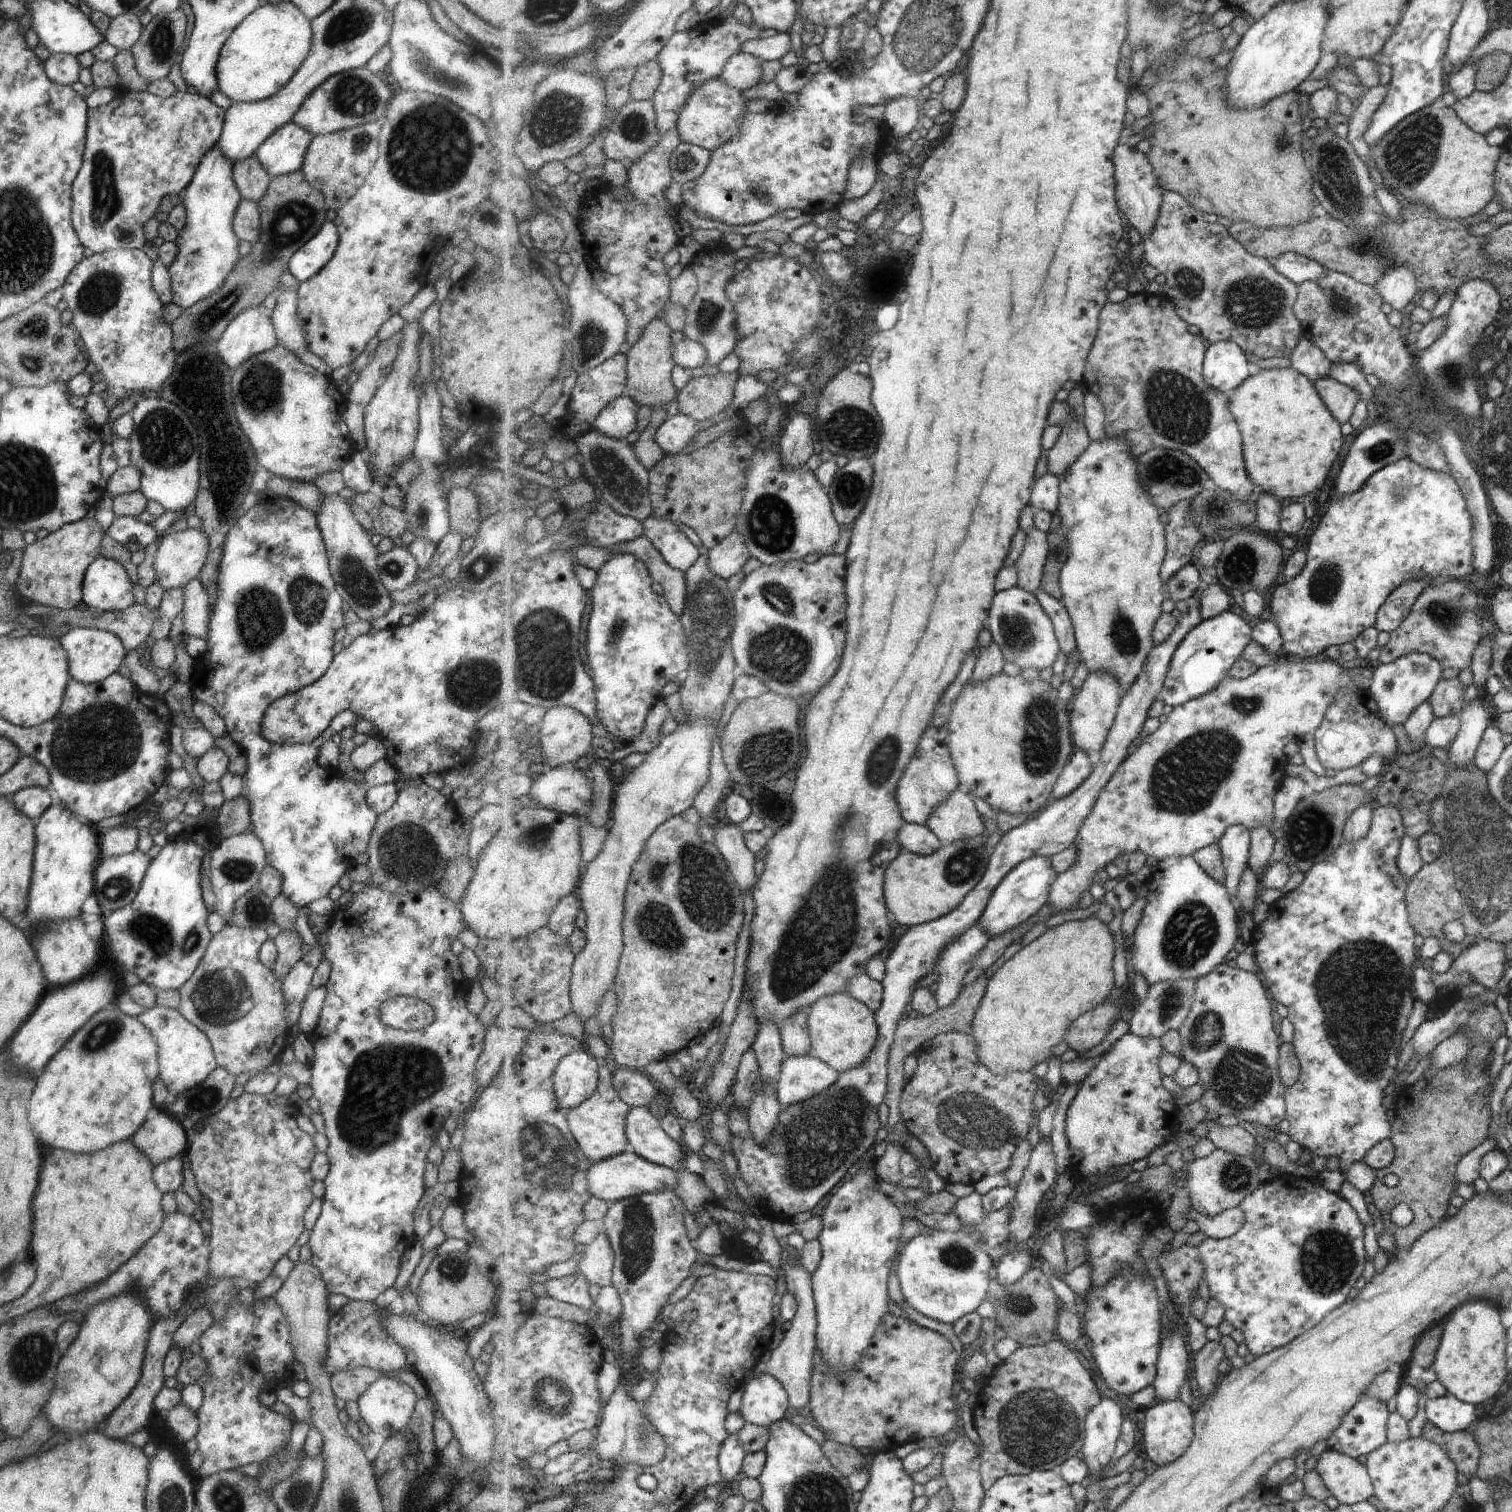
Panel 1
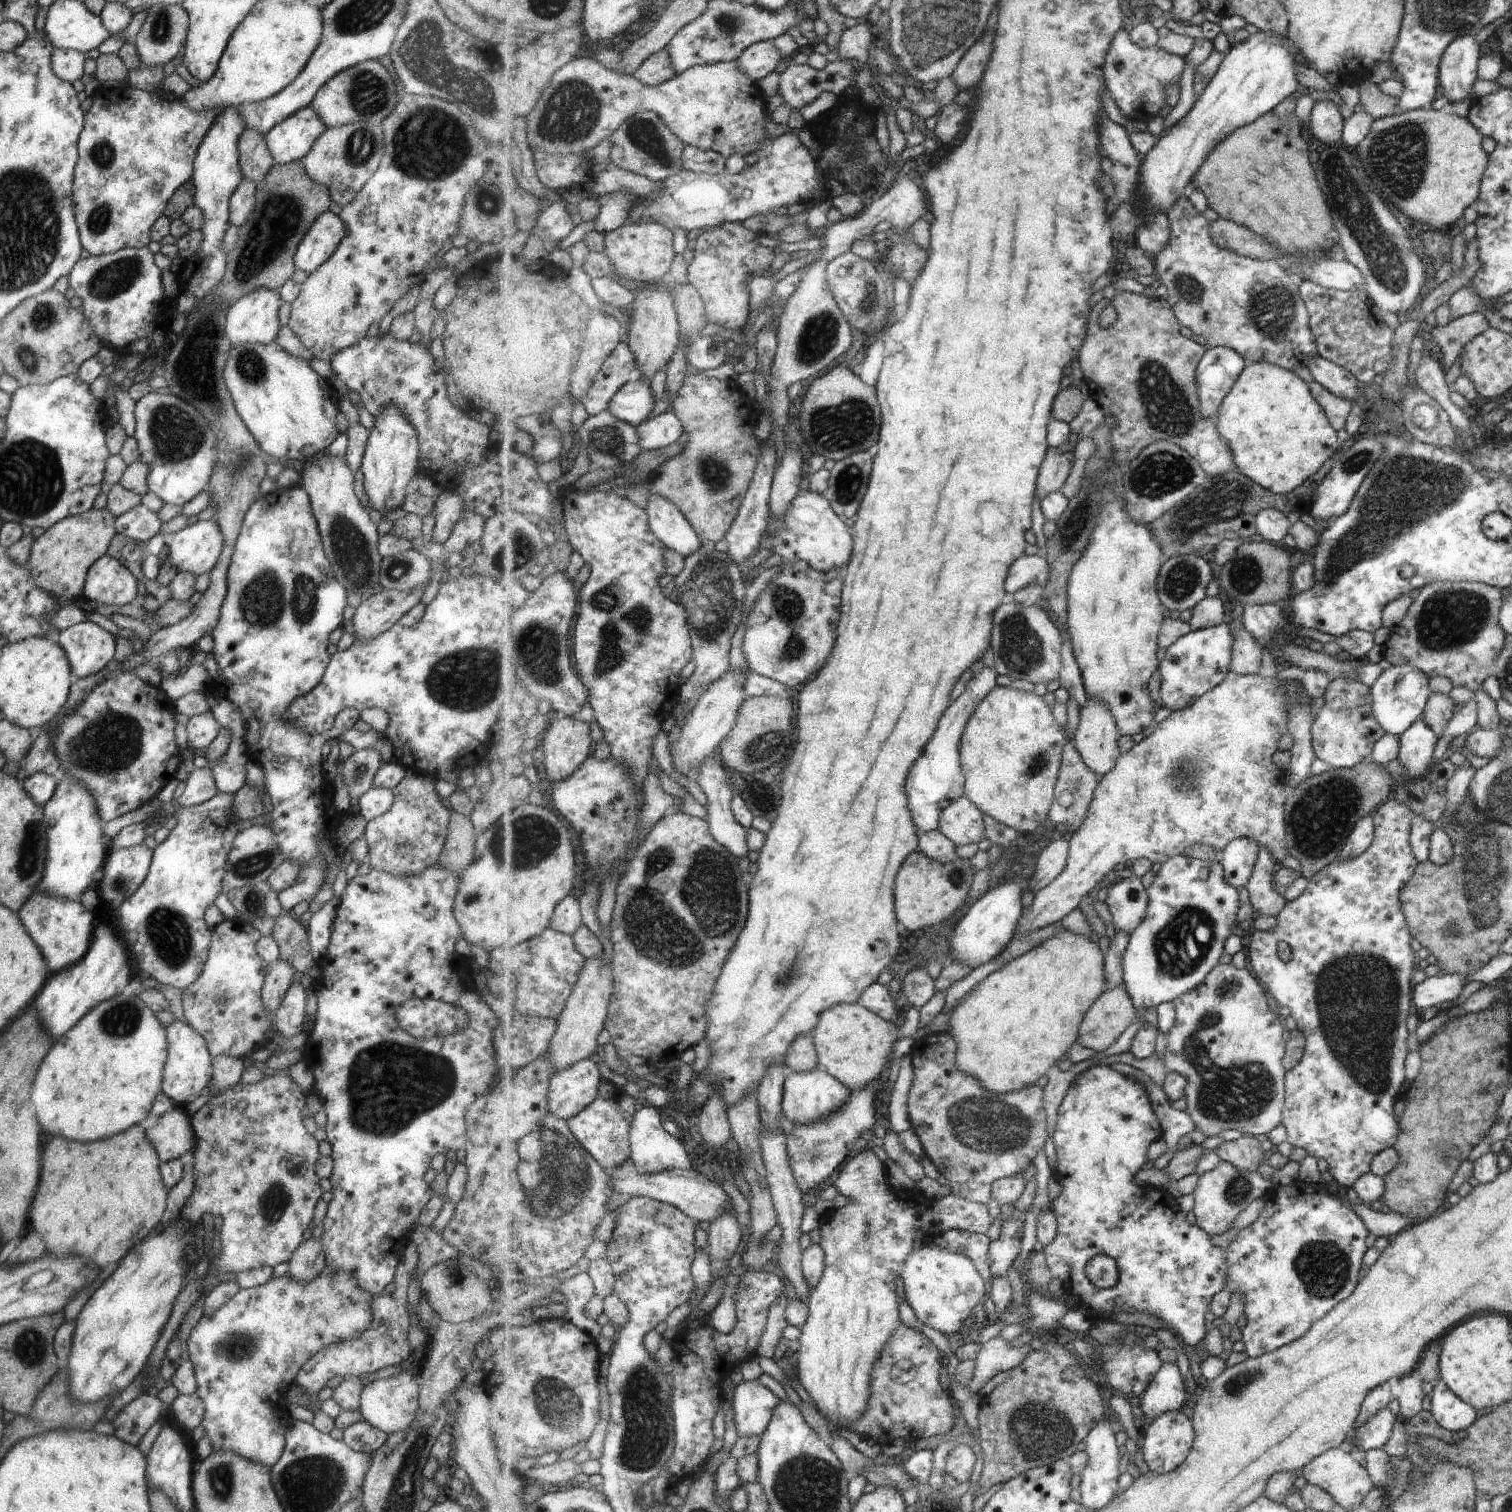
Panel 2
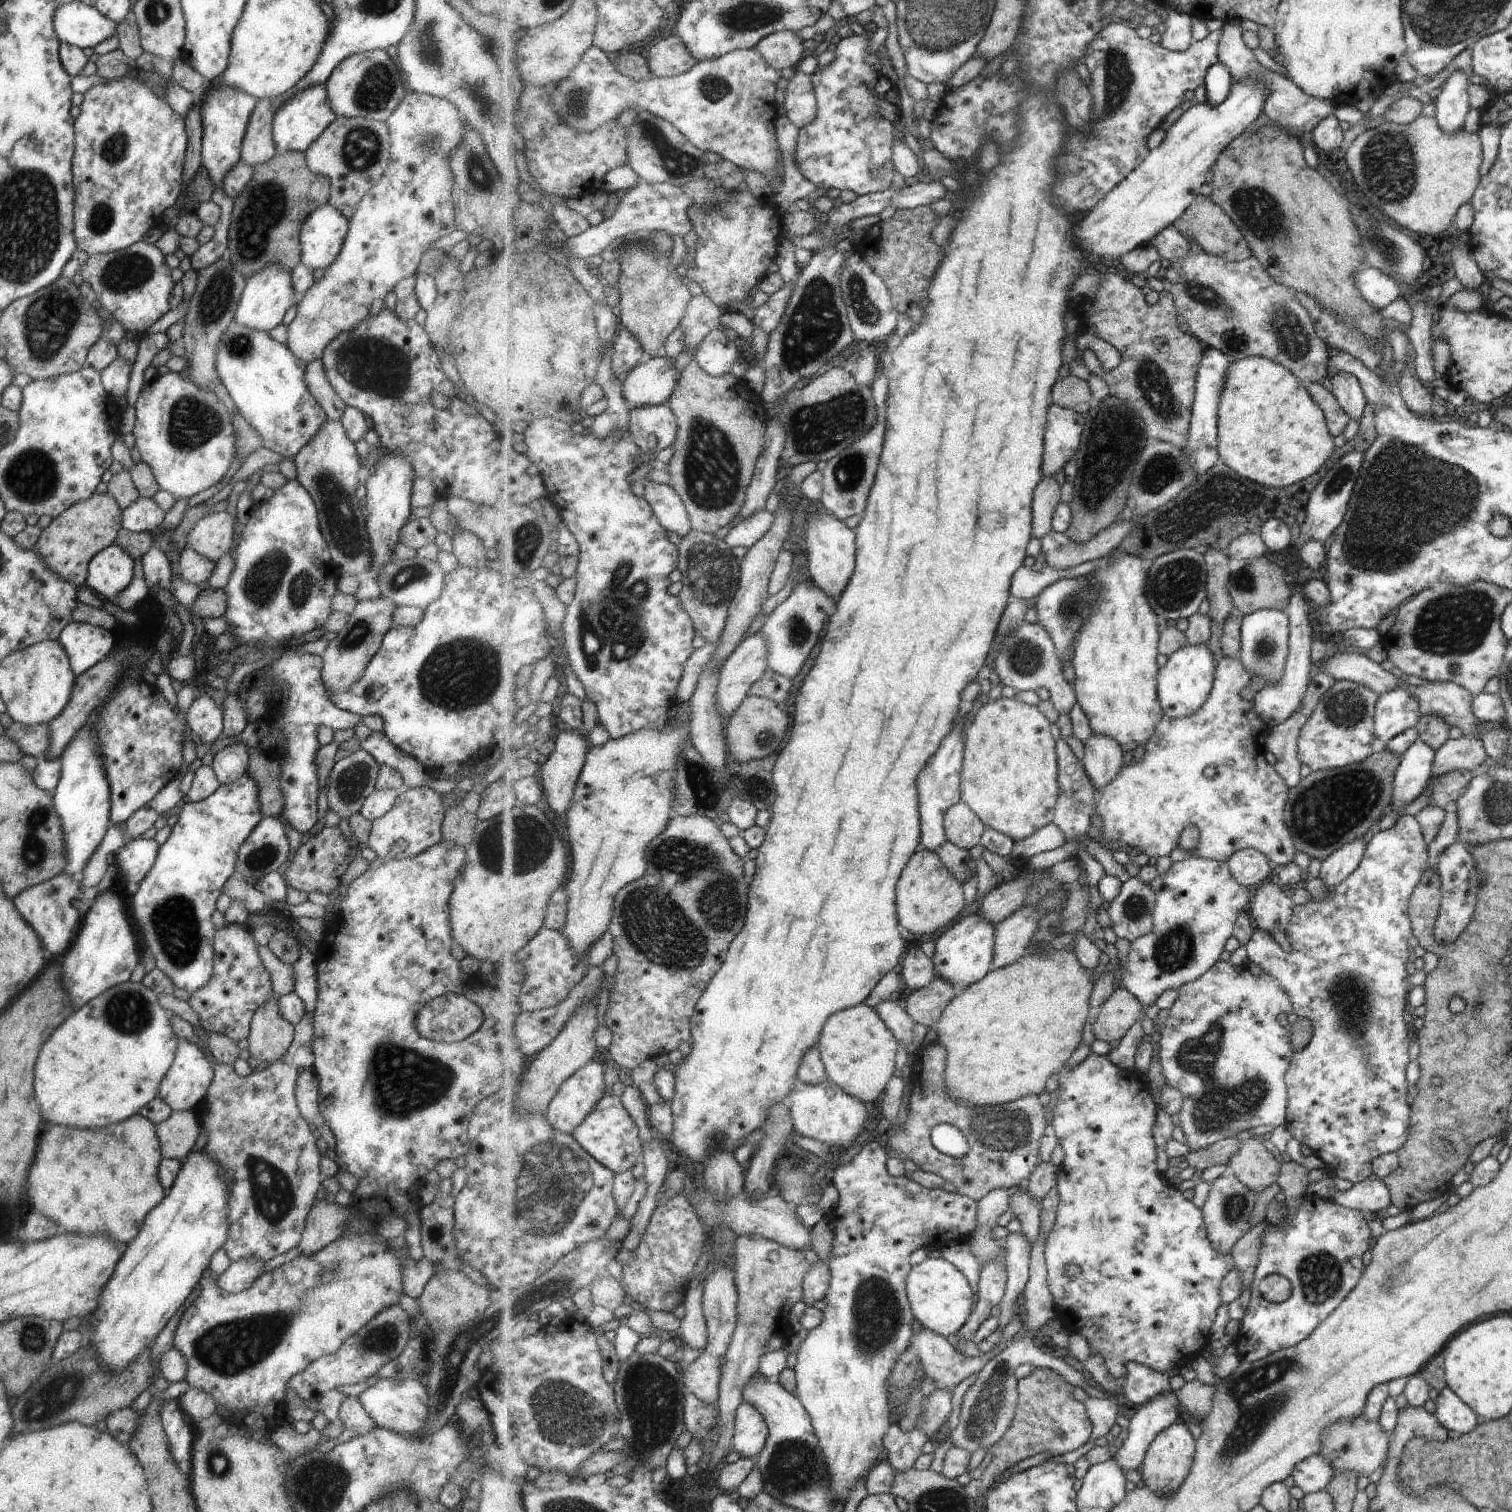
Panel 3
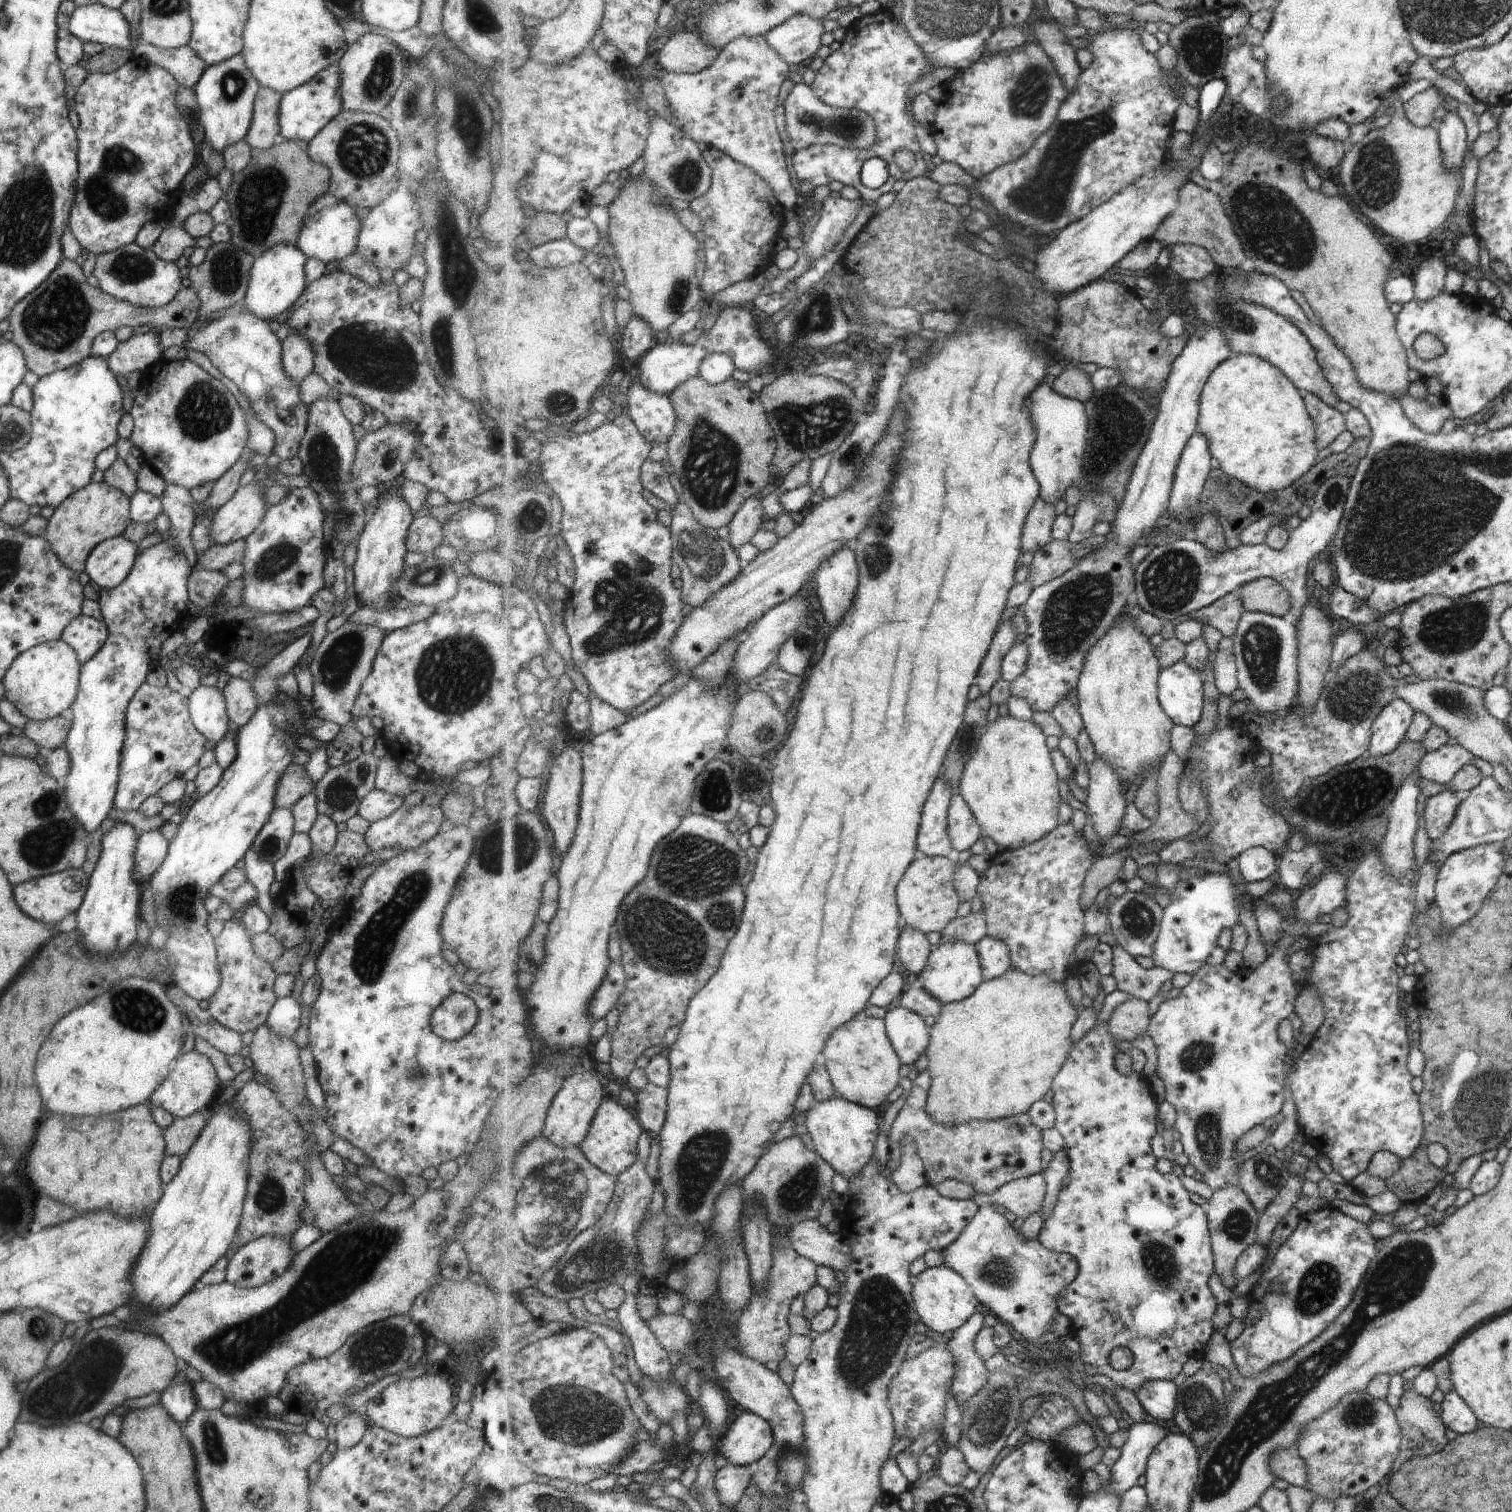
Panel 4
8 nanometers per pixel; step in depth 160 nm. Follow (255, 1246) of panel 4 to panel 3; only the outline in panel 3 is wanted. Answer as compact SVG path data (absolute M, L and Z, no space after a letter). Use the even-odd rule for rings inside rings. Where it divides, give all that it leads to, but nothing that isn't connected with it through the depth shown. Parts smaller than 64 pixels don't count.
M253 1257L235 1259L218 1275L216 1285L223 1293L231 1294L245 1290L263 1274L263 1268L263 1259Z

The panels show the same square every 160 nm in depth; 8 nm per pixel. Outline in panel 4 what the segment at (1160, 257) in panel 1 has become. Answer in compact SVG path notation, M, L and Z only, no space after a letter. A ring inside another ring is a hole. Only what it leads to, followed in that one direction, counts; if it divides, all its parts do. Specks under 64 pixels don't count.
M1220 267L1217 272L1209 274L1202 281L1188 282L1186 290L1188 301L1195 308L1197 317L1207 326L1221 328L1229 340L1229 348L1236 355L1256 355L1267 360L1292 380L1293 387L1316 395L1321 402L1335 409L1340 400L1331 384L1324 378L1323 368L1316 360L1316 351L1313 350L1308 339L1293 326L1293 322L1261 304L1253 304L1243 298L1235 300L1221 288L1221 284L1227 282L1227 278L1239 276L1243 271L1242 267L1229 269Z

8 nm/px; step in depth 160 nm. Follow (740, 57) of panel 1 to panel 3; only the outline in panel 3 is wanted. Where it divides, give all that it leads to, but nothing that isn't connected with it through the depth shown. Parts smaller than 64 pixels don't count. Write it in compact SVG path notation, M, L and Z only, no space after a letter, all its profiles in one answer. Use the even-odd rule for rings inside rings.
M784 30L765 37L756 49L776 69L797 69L801 60L808 54L805 40L794 30Z

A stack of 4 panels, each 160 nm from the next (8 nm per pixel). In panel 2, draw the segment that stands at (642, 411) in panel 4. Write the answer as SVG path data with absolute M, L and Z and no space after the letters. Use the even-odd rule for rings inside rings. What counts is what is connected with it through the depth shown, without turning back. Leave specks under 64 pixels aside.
M672 410L655 415L636 426L640 445L650 451L676 443L683 436L683 431L685 432L684 423Z

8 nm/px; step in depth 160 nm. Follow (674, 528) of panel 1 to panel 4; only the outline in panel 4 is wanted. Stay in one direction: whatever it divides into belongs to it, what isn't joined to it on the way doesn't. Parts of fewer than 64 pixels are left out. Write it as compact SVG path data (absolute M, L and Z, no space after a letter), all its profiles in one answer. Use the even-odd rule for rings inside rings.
M648 458L642 468L642 483L644 488L659 498L665 506L671 506L671 512L682 502L669 480L669 472L661 466L661 462Z

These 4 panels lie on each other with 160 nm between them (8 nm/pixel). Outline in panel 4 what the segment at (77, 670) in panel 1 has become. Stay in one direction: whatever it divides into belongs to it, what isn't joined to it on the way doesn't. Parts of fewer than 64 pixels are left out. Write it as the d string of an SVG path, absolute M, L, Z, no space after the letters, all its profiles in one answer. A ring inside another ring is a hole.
M79 614L63 628L60 639L75 651L81 666L101 648L107 635L107 627L101 619Z

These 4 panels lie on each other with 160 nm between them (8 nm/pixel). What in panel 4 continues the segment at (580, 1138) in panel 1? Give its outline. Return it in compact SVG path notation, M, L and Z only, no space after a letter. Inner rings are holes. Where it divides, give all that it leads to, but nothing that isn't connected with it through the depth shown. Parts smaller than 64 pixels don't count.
M607 1098L597 1110L596 1118L589 1128L589 1134L585 1141L581 1142L580 1148L592 1164L601 1168L606 1174L617 1178L619 1174L624 1174L635 1162L638 1162L637 1140L644 1131L639 1120L635 1120L635 1116L627 1108L623 1108L613 1098Z

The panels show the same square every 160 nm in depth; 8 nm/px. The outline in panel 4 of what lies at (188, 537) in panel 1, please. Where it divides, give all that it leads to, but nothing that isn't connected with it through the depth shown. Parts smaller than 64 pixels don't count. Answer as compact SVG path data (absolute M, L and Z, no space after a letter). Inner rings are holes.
M255 481L239 486L231 498L218 506L209 525L209 536L214 544L244 539L251 533L268 508L261 490Z

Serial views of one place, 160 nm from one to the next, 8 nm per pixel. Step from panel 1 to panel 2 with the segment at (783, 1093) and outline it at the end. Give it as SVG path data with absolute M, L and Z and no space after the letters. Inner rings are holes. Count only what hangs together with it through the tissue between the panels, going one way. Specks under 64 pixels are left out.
M821 1067L800 1073L789 1071L784 1084L784 1114L795 1124L813 1126L817 1121L839 1113L851 1096L848 1086Z

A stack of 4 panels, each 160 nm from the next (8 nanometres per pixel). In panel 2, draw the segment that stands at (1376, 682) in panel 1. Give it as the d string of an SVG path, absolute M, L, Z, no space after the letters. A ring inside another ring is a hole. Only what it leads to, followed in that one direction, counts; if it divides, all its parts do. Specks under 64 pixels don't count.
M1391 665L1376 677L1369 688L1371 710L1373 720L1383 729L1384 733L1397 737L1420 718L1430 695L1427 690L1428 679L1426 674L1409 665L1401 665L1400 667Z

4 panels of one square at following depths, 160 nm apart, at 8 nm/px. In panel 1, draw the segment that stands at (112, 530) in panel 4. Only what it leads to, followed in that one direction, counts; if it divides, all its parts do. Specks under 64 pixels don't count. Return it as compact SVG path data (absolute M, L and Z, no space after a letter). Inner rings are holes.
M95 517L62 524L44 538L35 539L22 550L20 569L15 584L16 594L23 601L33 600L53 608L70 609L81 604L82 580L90 562L99 556L101 539L105 532Z

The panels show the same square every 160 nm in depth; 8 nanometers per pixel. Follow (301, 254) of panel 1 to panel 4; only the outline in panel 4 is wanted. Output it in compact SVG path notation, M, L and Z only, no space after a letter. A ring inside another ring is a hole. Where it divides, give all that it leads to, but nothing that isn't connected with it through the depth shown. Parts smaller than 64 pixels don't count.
M325 193L307 208L295 246L305 258L315 258L323 264L339 261L353 253L359 234L359 222L351 206Z

